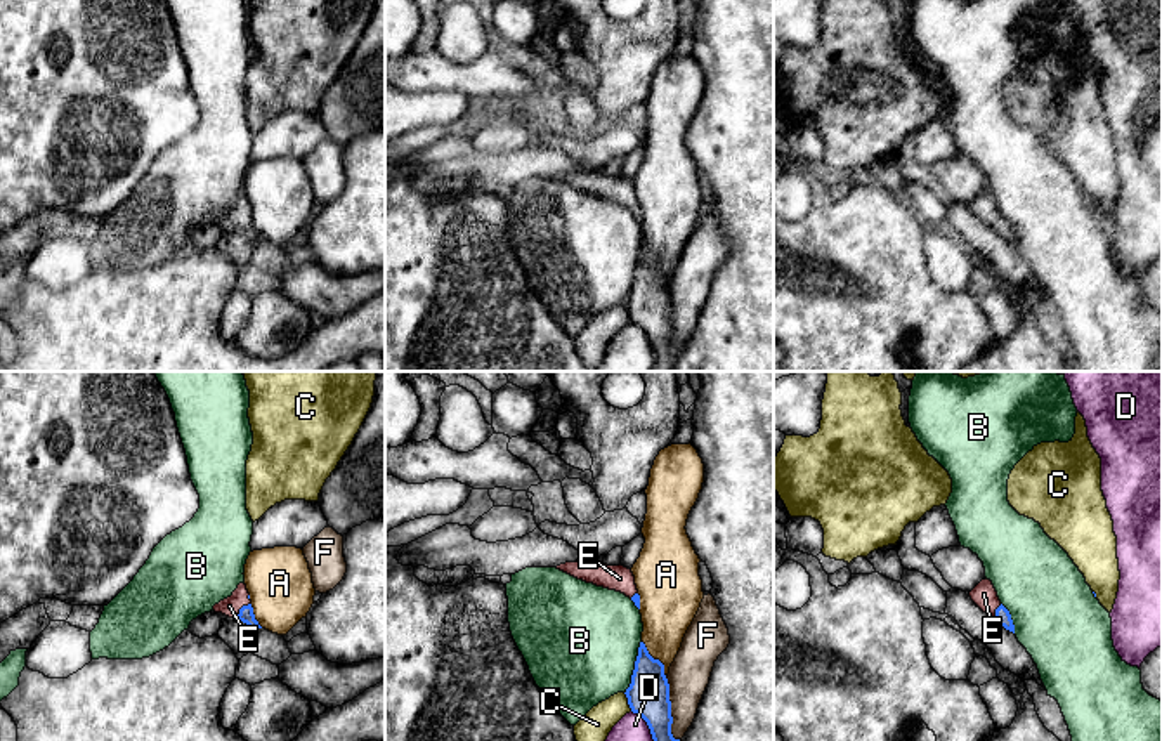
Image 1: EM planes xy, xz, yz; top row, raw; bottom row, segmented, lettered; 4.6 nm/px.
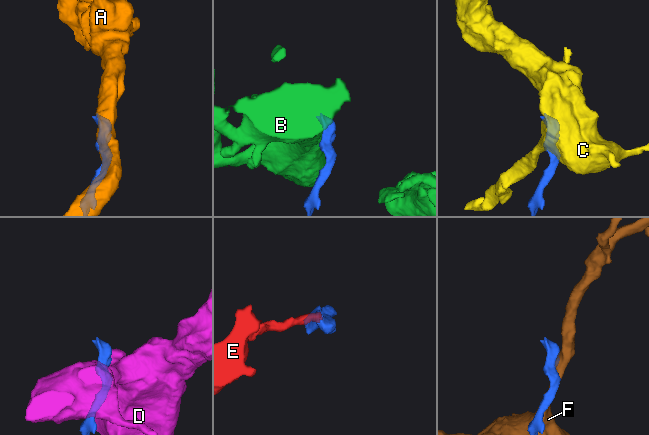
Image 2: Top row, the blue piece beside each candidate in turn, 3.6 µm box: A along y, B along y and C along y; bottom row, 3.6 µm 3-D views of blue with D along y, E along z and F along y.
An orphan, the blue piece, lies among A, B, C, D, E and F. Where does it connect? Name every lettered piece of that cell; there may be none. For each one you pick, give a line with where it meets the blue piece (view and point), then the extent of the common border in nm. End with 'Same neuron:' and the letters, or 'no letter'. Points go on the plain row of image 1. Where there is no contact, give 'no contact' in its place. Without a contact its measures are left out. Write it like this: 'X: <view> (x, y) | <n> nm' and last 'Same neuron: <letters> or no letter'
E: xy (240, 221) | 110 nm
Same neuron: E

